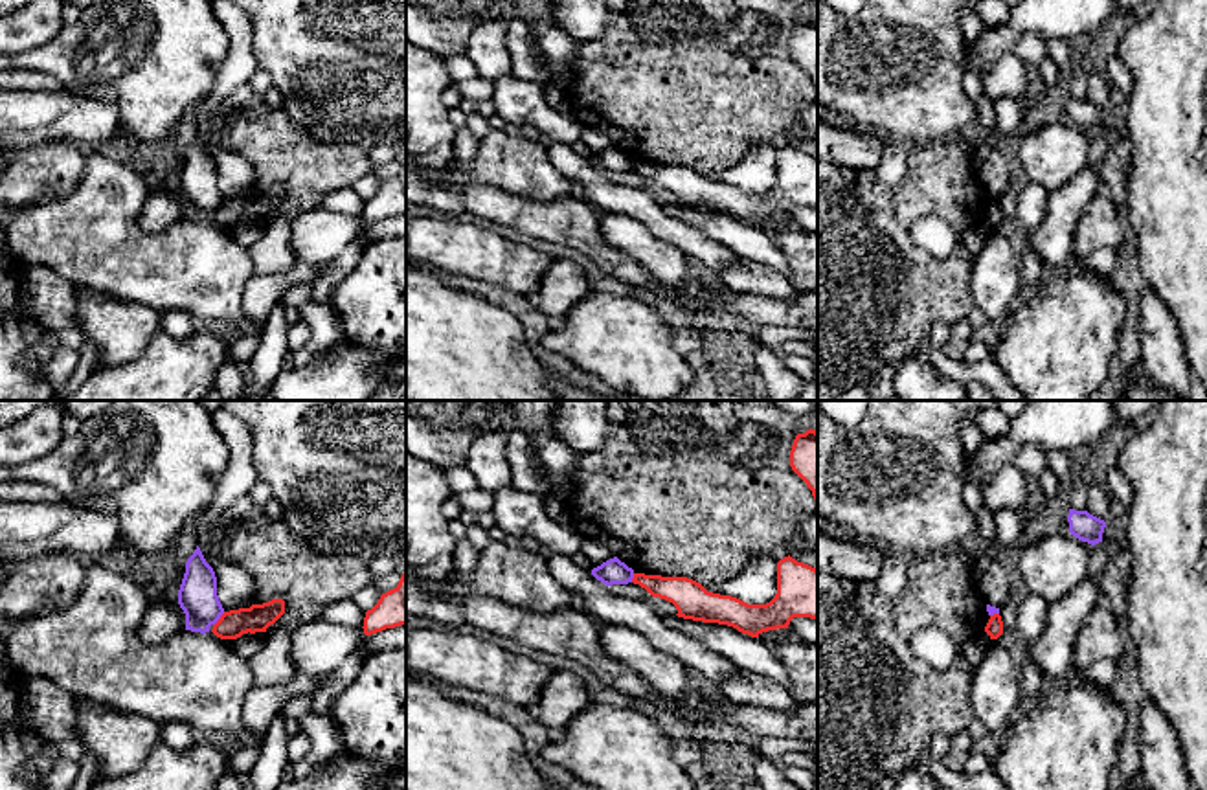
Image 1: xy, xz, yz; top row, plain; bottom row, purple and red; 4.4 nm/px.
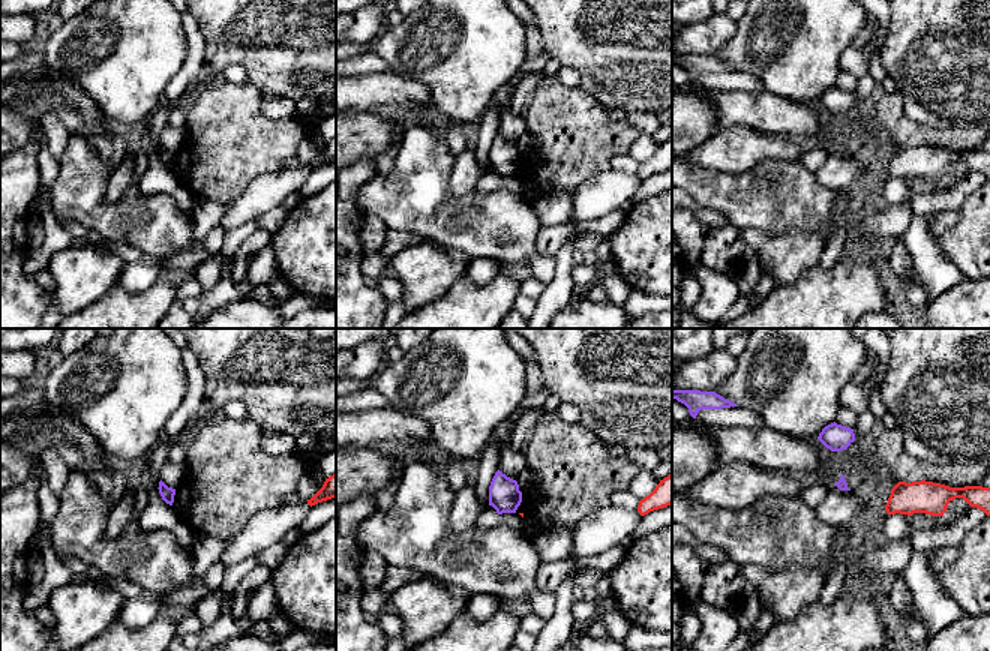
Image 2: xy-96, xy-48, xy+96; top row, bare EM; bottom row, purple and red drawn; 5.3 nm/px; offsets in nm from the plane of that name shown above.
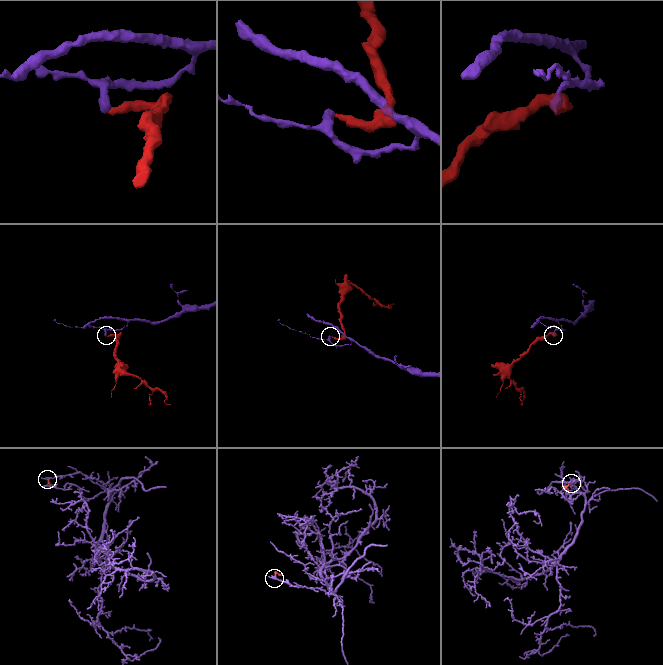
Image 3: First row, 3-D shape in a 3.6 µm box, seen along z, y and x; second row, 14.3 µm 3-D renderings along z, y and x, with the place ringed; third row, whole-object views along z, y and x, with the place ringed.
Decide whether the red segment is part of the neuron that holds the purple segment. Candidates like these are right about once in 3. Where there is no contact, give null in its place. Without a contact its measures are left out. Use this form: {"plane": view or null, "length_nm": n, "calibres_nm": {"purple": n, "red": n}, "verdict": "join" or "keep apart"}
{"plane": "xy", "length_nm": 80, "calibres_nm": {"purple": 170, "red": 120}, "verdict": "keep apart"}

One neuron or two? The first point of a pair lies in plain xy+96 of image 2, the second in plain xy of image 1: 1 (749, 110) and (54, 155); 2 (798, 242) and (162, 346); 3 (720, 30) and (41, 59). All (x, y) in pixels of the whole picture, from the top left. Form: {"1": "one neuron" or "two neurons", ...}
{"1": "two neurons", "2": "two neurons", "3": "two neurons"}

